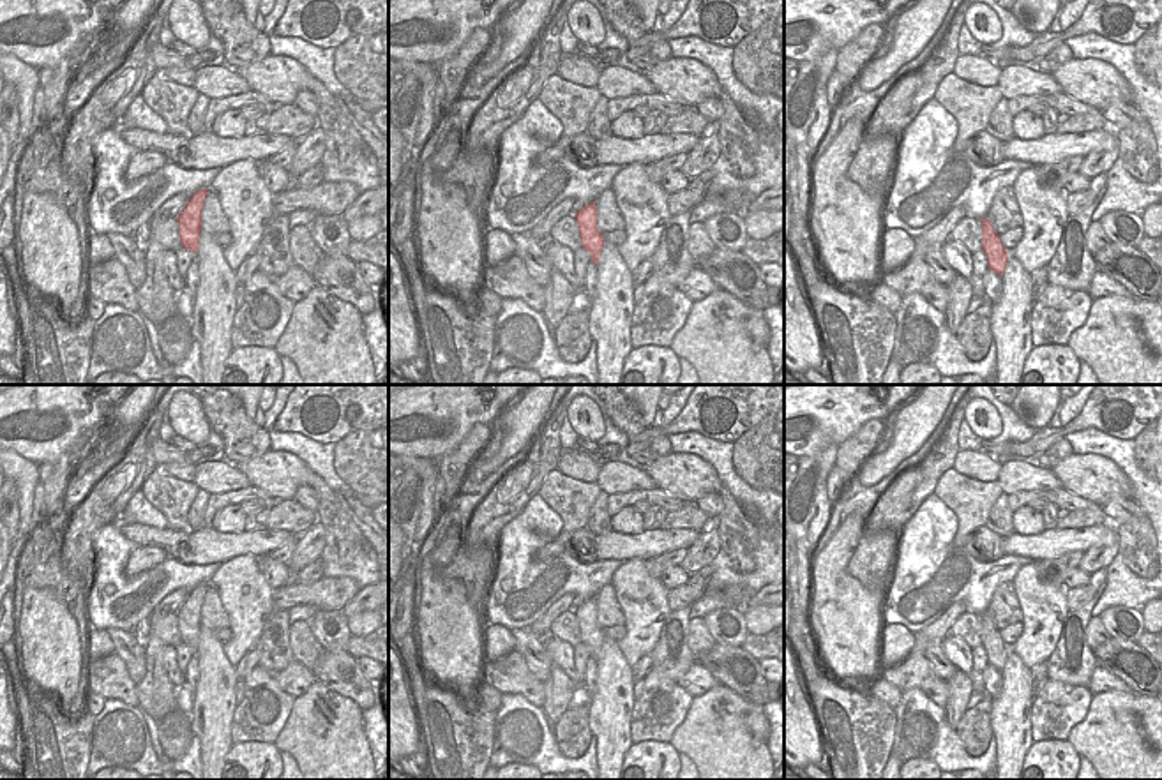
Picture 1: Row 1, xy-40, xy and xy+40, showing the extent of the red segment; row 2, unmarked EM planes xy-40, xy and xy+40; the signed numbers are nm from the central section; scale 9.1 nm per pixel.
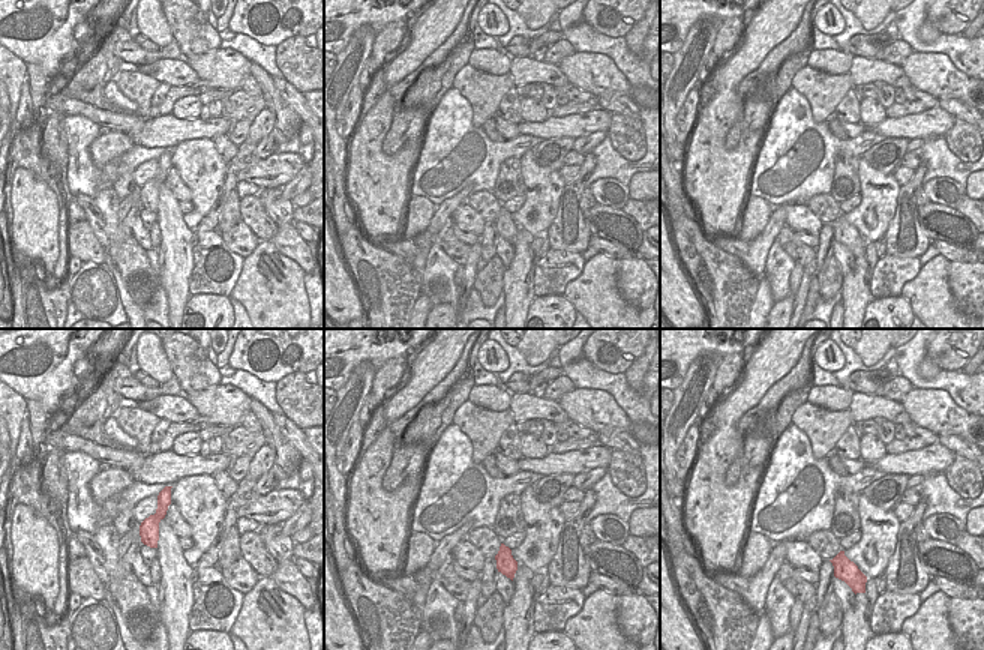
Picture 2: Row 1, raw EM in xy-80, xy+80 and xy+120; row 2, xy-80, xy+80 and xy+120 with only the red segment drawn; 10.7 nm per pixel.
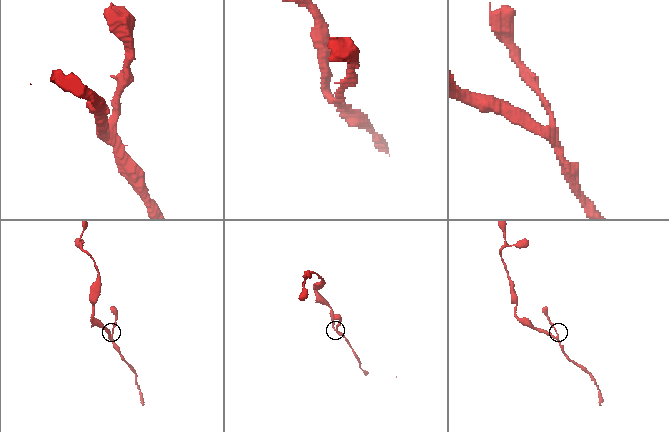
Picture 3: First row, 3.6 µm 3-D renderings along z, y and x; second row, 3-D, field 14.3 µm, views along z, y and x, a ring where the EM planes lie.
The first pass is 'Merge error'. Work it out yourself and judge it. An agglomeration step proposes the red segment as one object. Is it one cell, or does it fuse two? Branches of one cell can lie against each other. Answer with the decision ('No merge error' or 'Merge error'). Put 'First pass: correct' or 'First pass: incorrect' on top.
First pass: incorrect
No merge error.

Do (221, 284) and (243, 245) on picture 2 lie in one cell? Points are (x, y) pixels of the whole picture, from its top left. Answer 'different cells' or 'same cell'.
different cells

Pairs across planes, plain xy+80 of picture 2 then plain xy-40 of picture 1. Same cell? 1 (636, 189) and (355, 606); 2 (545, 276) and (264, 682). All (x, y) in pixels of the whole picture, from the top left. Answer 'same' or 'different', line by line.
1: different
2: same

